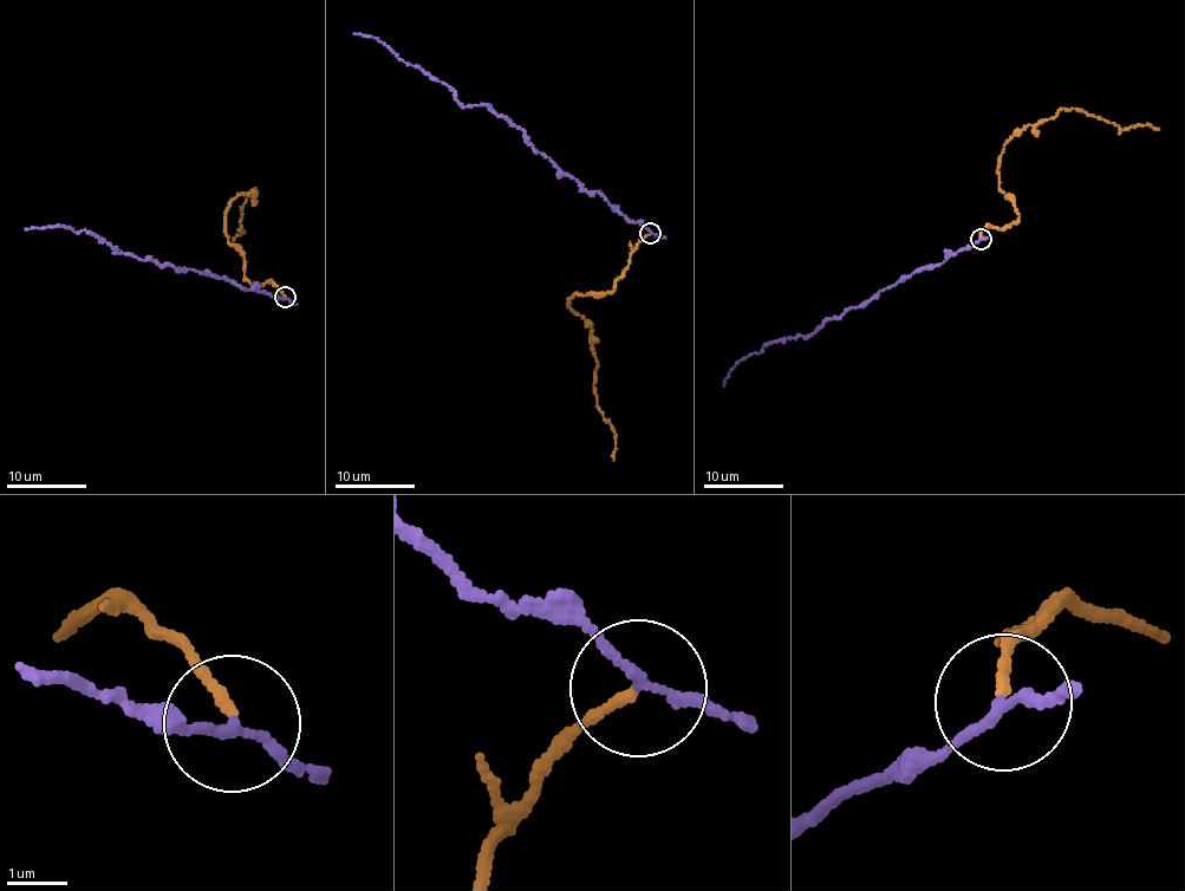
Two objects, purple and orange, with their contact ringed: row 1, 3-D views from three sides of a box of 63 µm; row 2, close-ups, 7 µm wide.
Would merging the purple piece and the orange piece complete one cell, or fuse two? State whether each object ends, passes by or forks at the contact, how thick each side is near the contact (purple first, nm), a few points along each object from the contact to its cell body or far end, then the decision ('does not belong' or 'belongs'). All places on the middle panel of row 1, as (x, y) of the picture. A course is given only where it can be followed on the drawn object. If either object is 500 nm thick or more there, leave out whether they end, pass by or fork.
purple passes by | orange ends | 150/160 nm | purple via (651, 234), (597, 192), (559, 173), (488, 105), (460, 105), (451, 90), (398, 60), (377, 38), (355, 33) | orange via (651, 234), (632, 251), (613, 292), (577, 292), (567, 301), (591, 330), (593, 392), (614, 434), (614, 460) | does not belong

